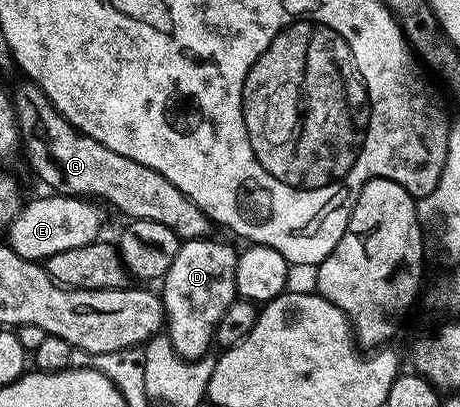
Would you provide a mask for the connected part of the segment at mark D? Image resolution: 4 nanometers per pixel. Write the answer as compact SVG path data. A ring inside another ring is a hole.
M215 236L180 245L173 264L169 264L169 272L161 280L165 333L180 357L199 359L211 350L217 324L221 316L225 316L225 308L237 298L235 273L238 259L237 250L227 242L218 242Z

